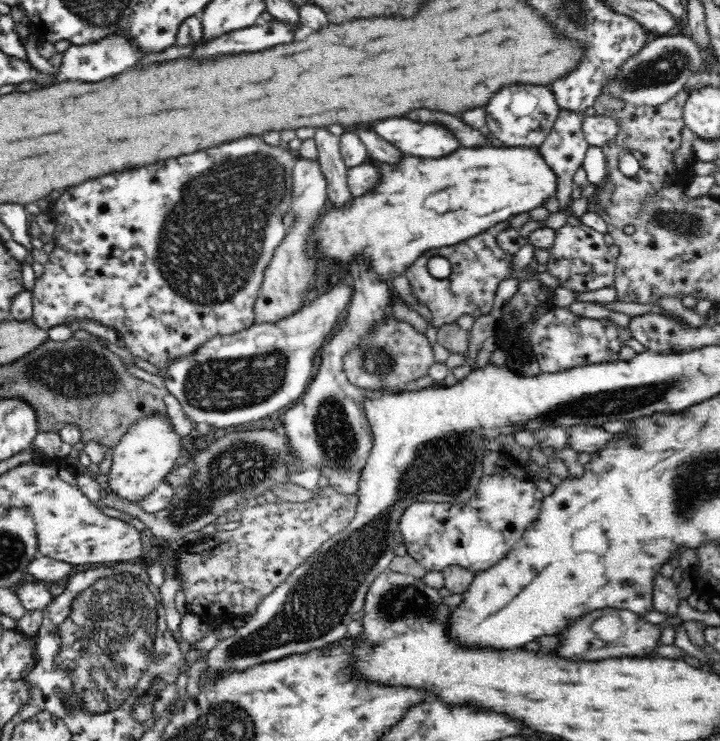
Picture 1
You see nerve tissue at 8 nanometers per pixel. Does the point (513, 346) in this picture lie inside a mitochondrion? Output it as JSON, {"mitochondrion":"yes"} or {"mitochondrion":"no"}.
{"mitochondrion":"no"}

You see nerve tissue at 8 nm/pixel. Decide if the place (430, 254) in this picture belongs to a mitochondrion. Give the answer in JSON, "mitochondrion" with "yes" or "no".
{"mitochondrion":"no"}

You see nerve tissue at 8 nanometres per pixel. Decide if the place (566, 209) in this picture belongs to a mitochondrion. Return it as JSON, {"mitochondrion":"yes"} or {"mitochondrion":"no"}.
{"mitochondrion":"no"}

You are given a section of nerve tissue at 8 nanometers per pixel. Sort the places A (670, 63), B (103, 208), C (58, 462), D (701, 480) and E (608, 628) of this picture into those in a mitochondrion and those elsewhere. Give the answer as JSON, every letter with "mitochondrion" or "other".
{"A":"mitochondrion","B":"other","C":"other","D":"mitochondrion","E":"mitochondrion"}

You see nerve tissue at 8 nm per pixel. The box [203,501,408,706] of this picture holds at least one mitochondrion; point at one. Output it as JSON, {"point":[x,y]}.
{"point":[234,569]}

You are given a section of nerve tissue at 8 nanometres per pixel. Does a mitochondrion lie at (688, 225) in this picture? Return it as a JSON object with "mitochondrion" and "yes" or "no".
{"mitochondrion":"yes"}

